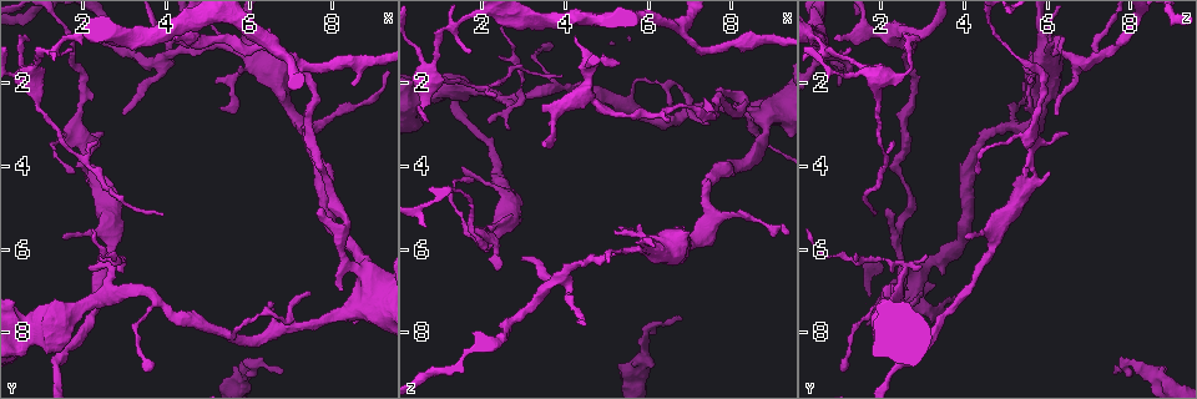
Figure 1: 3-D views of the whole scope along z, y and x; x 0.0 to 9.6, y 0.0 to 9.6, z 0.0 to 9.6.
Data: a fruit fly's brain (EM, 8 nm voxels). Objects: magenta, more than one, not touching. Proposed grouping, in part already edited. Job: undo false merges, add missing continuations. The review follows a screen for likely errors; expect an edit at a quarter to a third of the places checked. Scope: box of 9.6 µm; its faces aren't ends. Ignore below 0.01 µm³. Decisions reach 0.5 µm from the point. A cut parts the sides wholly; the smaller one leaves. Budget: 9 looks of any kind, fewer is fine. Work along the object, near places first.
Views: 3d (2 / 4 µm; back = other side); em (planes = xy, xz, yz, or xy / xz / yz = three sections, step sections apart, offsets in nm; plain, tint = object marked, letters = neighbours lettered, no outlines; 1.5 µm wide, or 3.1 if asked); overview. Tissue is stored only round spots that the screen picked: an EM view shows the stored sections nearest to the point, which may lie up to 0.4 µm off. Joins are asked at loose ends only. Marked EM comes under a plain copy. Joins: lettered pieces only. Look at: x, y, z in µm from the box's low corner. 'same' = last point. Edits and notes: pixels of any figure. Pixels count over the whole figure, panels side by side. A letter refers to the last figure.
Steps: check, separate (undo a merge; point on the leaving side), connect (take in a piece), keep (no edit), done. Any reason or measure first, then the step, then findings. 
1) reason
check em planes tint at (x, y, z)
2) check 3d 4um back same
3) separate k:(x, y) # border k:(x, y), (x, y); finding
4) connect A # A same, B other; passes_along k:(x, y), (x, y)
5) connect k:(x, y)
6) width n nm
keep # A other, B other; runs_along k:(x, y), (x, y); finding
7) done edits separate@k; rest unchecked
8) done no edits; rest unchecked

tapers out
check 3d 4um back at (3.55, 8.90, 1.15)

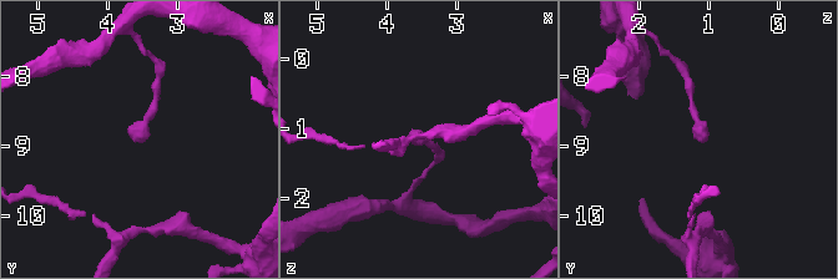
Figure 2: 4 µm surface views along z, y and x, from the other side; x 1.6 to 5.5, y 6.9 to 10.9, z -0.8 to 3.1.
shape alone is not enough
check em planes letters at (3.60, 8.90, 1.15)

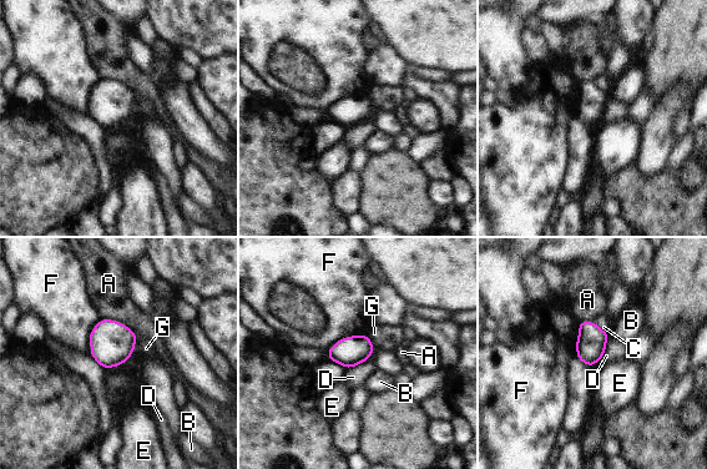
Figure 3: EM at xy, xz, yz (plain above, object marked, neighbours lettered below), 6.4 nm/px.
keep # A other, B other, C other, D other, E other, F other, G other; border 3:(369, 358), (346, 369); none of them fits

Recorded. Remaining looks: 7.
free end
check 3d 2um at (6.75, 8.95, 7.70)

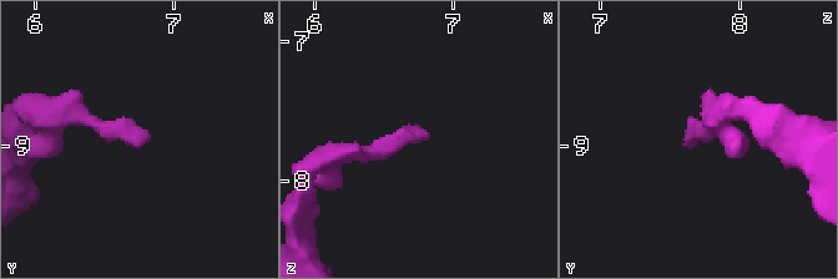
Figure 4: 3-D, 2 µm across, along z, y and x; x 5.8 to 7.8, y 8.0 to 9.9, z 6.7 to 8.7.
check em yz step 8 tint at (6.80, 8.94, 7.70)

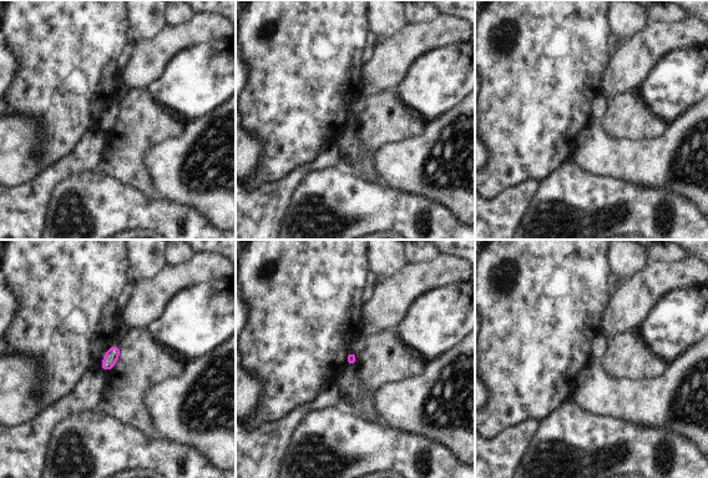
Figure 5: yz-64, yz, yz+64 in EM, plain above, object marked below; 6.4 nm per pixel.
check em planes letters same

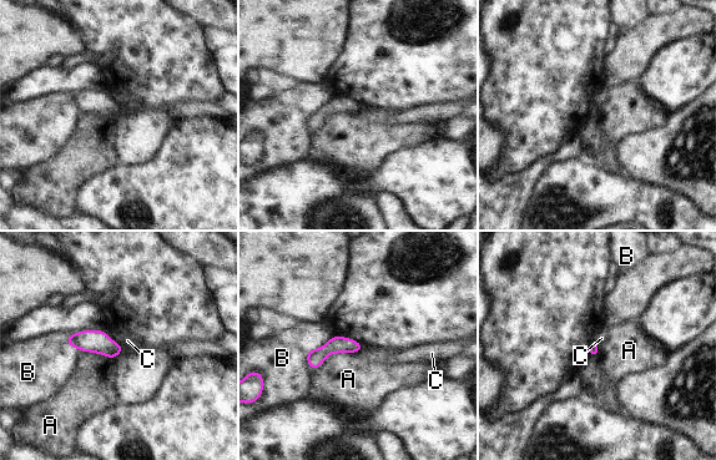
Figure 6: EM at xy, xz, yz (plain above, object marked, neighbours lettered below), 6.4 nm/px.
keep # A other, B other, C other; runs_along 6:(359, 347), (329, 347), (309, 362); no lettered piece goes on from it

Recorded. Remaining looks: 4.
an open end
check em planes letters at (2.40, 3.45, 2.35)

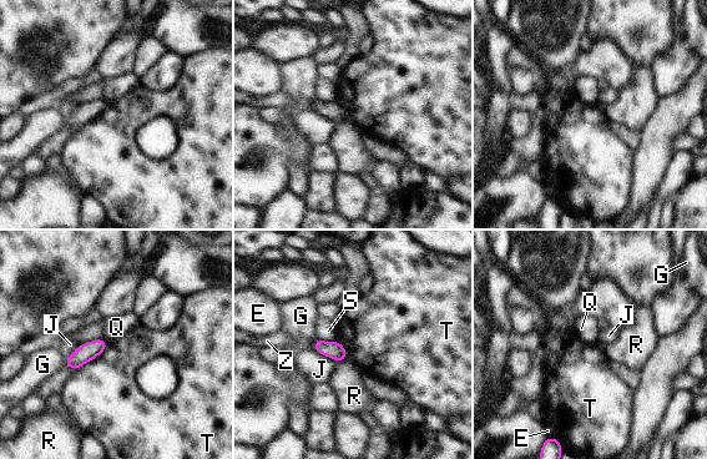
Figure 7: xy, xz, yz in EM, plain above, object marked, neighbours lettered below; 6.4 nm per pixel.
keep # E other, G other, J other, Q other, R other, S other, T other, Z other; border 7:(109, 343), (96, 357), (74, 371); none of them fits

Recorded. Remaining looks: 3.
thin end
check em planes letters at (1.75, 1.25, 1.30)

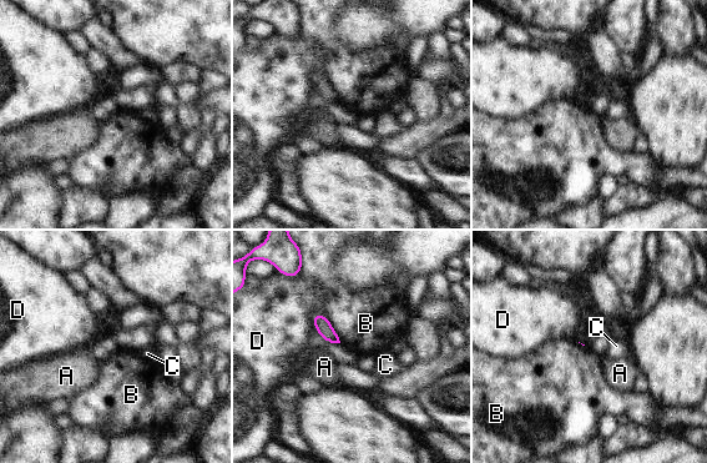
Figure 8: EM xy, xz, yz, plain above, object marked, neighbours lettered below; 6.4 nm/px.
keep # A other, B other, C other, D other; border 8:(327, 317), (341, 342); none of them fits

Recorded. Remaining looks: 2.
done no edits; rest unchecked

